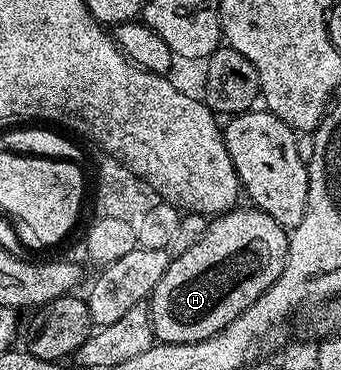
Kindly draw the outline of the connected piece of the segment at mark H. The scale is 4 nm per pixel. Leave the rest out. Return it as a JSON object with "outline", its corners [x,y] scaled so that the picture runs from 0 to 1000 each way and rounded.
{"outline":[[[686,559],[666,576],[628,584],[604,605],[595,646],[584,646],[572,668],[537,678],[537,689],[507,695],[478,754],[455,765],[455,786],[431,822],[449,865],[449,905],[469,930],[545,932],[630,908],[692,857],[707,857],[713,841],[724,841],[724,830],[736,830],[736,819],[748,819],[748,808],[818,754],[848,676],[848,630],[765,562],[707,562]]]}

